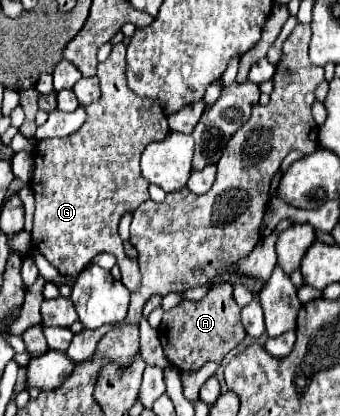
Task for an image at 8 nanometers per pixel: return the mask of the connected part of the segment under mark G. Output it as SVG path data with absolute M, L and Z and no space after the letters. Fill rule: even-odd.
M116 44L106 62L98 64L98 78L102 86L102 98L88 106L88 118L80 130L66 138L46 138L40 140L34 150L34 172L32 172L32 188L36 200L32 242L34 246L50 260L60 274L76 276L82 268L86 268L92 258L100 252L110 252L118 258L118 268L122 272L122 284L134 292L140 288L142 274L138 262L132 262L124 252L124 242L118 234L120 218L126 212L134 212L142 202L150 198L148 180L140 172L140 154L142 150L156 140L162 140L164 134L170 132L168 116L160 102L154 98L142 98L134 94L126 84L126 46Z

